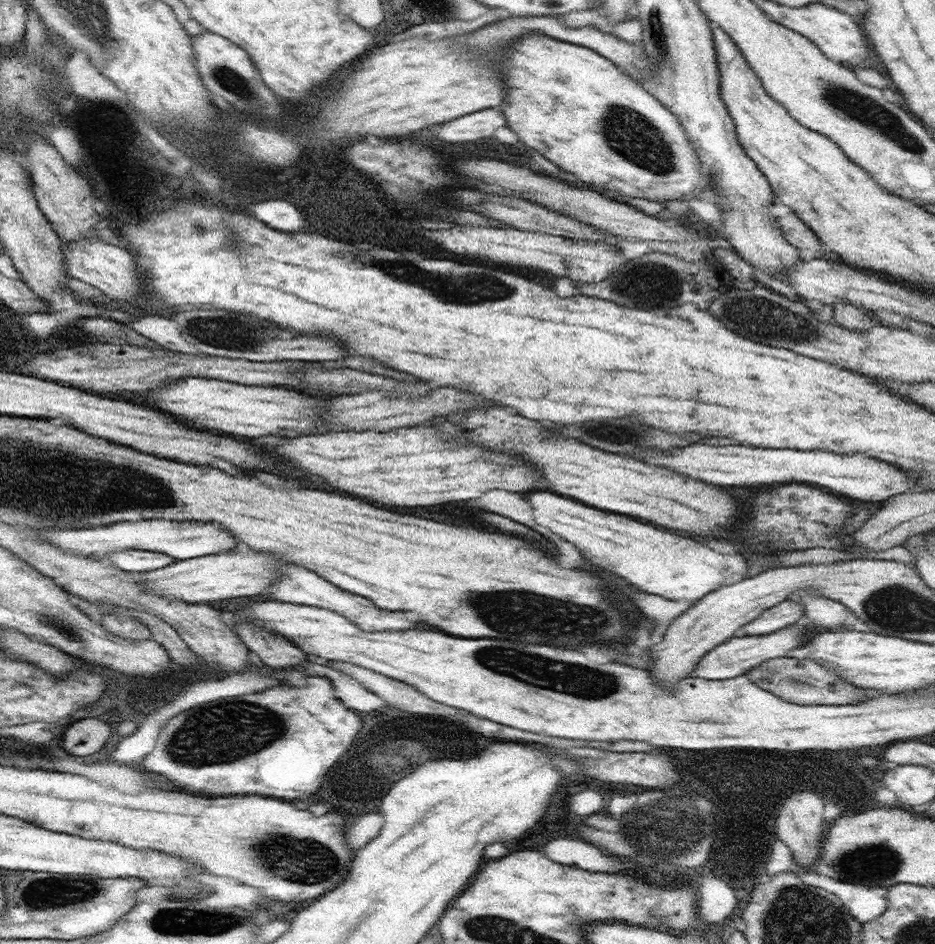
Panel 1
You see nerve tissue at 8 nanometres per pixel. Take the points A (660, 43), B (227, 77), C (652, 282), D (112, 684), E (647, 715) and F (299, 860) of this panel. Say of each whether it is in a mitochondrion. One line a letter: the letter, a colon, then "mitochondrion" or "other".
A: mitochondrion
B: mitochondrion
C: mitochondrion
D: other
E: other
F: mitochondrion

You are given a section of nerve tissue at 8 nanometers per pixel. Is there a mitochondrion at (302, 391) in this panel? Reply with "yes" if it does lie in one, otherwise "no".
no

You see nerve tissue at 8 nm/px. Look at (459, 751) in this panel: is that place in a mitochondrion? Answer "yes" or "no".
no

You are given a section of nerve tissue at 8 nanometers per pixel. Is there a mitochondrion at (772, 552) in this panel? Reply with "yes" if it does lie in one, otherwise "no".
no

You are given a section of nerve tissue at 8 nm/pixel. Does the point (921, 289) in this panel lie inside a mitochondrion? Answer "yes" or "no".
no

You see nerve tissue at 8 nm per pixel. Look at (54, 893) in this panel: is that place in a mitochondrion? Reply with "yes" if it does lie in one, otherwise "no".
yes

